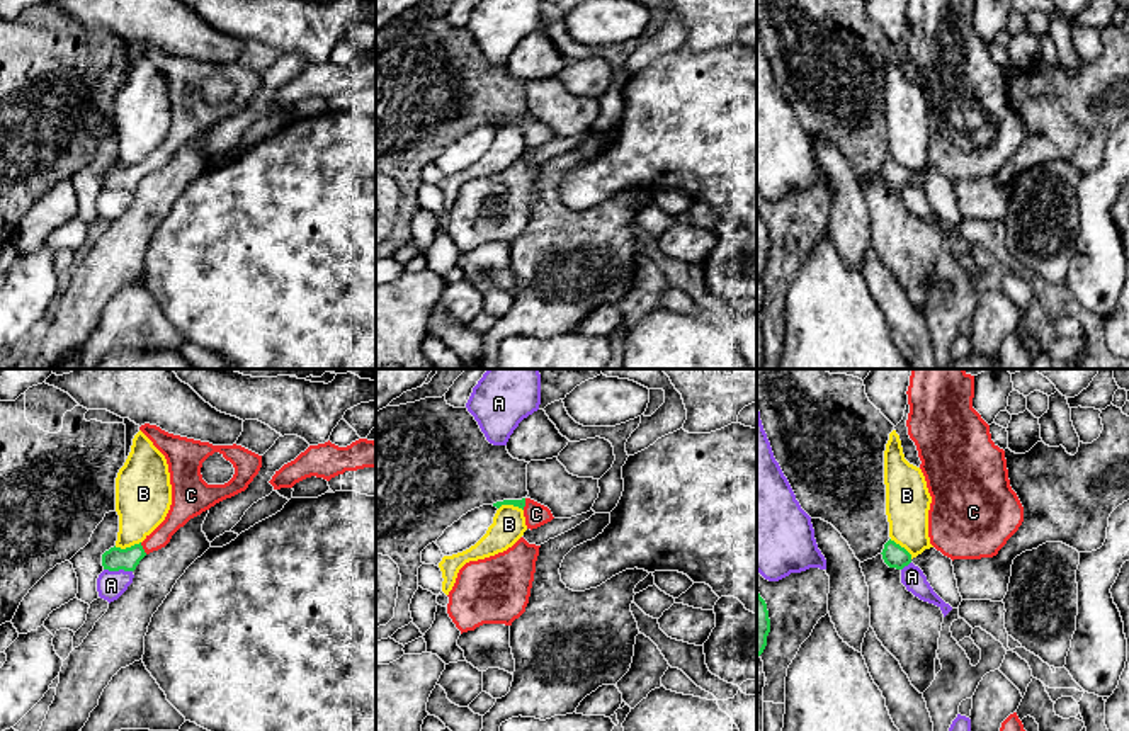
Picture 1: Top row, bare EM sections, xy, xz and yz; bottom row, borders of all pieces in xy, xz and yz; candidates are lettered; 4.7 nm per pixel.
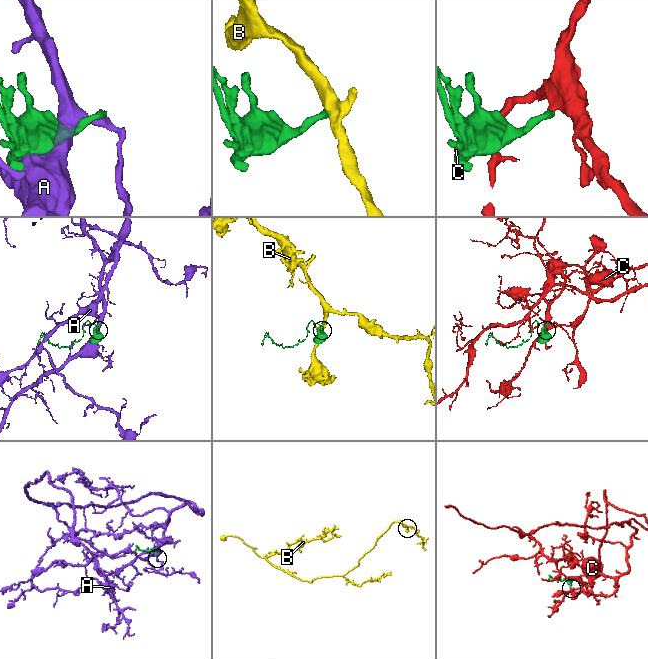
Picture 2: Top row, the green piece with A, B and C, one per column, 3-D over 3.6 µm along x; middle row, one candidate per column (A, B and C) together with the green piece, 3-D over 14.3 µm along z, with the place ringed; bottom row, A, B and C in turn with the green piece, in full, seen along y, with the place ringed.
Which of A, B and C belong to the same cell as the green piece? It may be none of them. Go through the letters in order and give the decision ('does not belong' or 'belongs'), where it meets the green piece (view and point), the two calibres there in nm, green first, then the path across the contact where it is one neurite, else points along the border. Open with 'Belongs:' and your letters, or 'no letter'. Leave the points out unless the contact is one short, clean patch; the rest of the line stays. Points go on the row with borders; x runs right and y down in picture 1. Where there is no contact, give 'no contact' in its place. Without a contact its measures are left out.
Belongs: C
A: does not belong; meets green in xy at (118, 570); 110 nm thick on the green side, 140 nm on the other
B: does not belong; meets green in xy at (126, 548); 110 nm thick on the green side, 260 nm on the other; border along xy (140, 541), (124, 548), (114, 546)
C: belongs; meets green in xy at (141, 548); 110 nm thick on the green side, 110 nm on the other; runs through xy (116, 558), (130, 558), (141, 548), (150, 544), (181, 512)

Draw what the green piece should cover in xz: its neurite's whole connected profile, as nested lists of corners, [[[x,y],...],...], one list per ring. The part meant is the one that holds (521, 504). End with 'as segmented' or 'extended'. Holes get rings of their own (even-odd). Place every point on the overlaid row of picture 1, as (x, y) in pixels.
[[[522,498],[522,500],[503,500],[503,502],[496,502],[493,503],[493,507],[500,508],[502,505],[513,505],[524,510],[524,517],[525,517],[525,525],[527,529],[537,529],[547,522],[551,522],[554,517],[551,513],[551,510],[530,498]]]; extended

